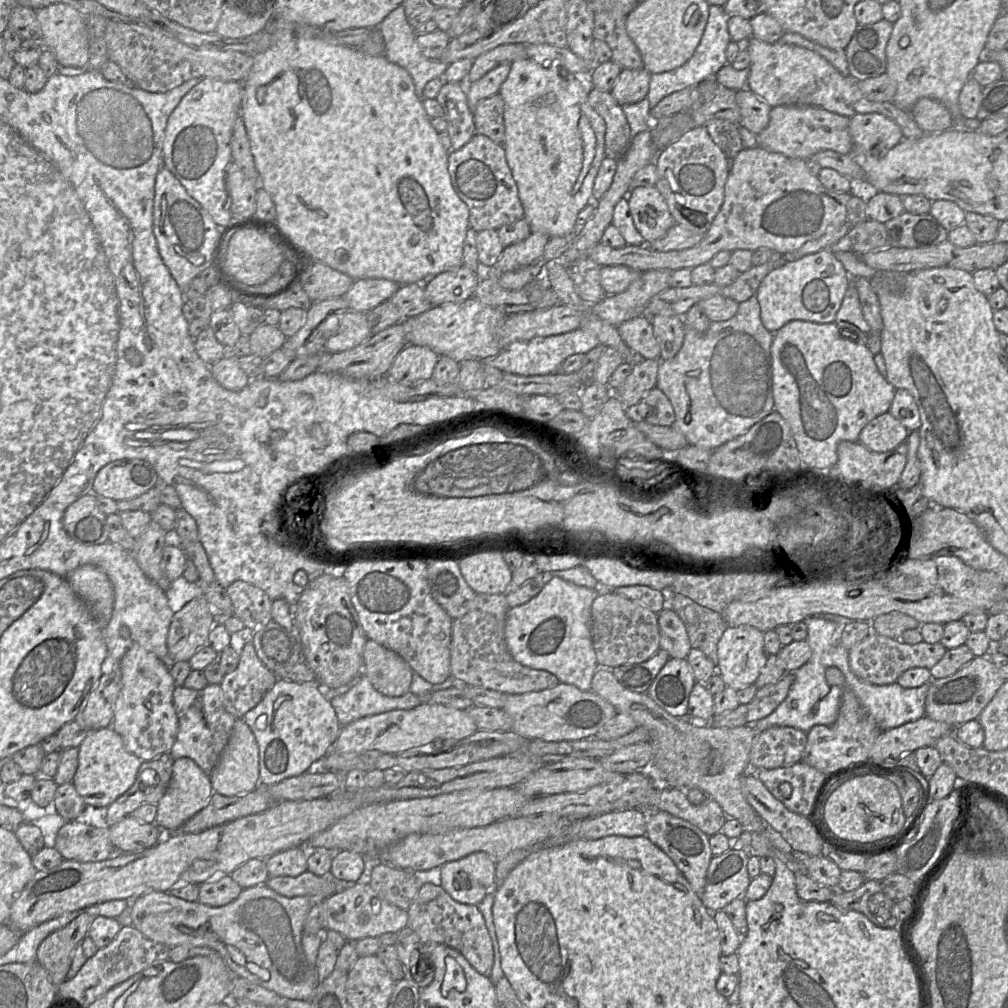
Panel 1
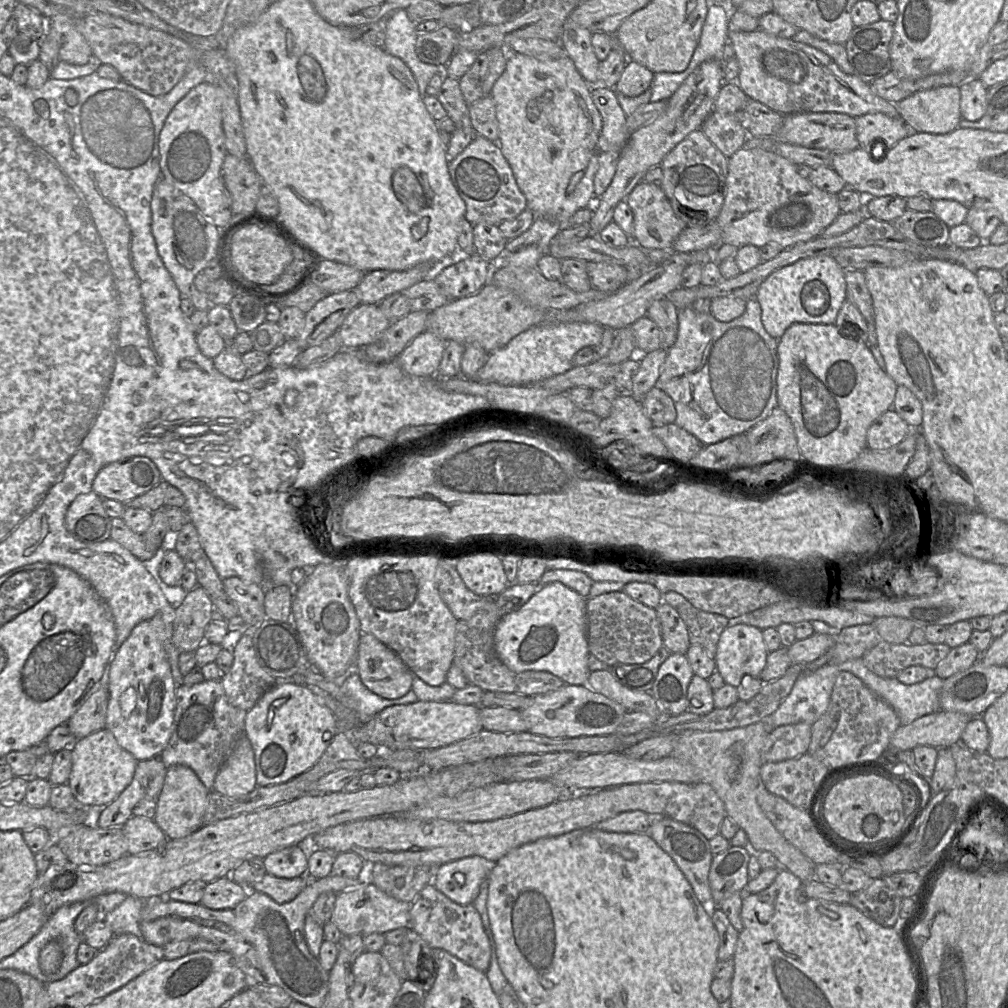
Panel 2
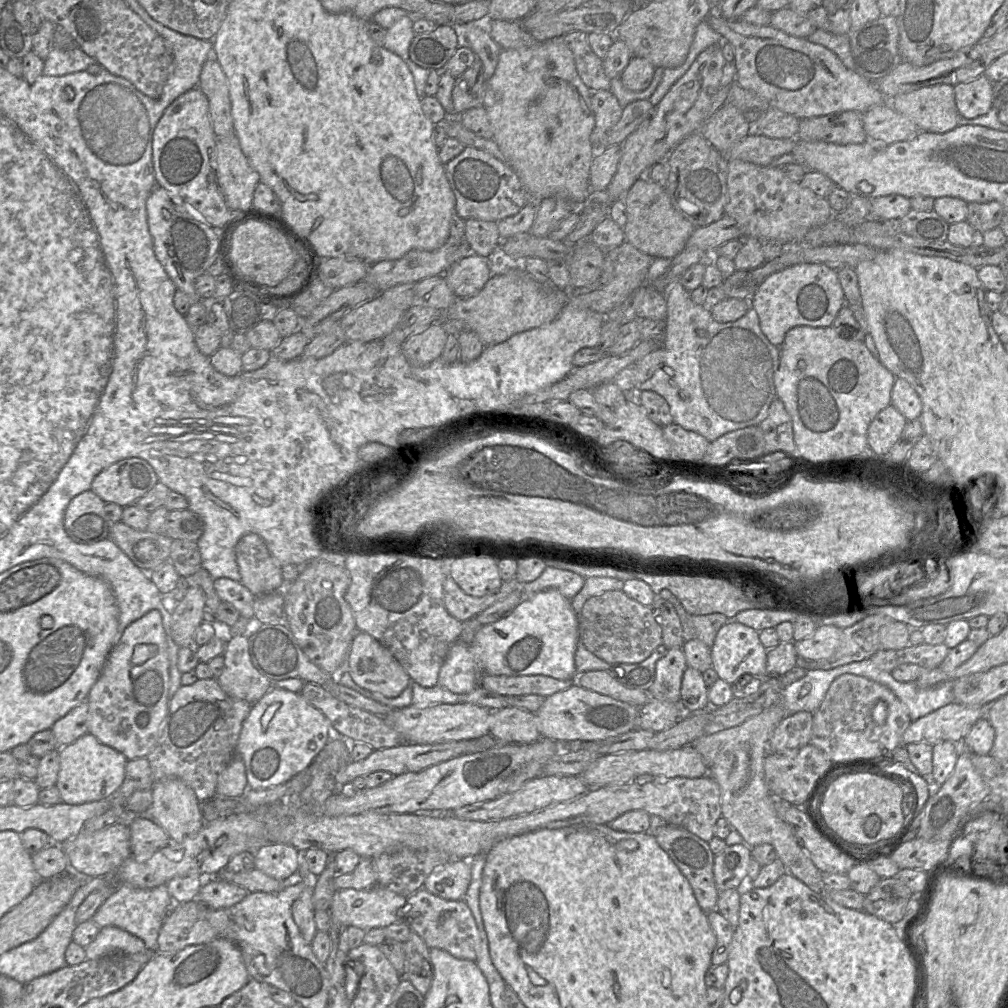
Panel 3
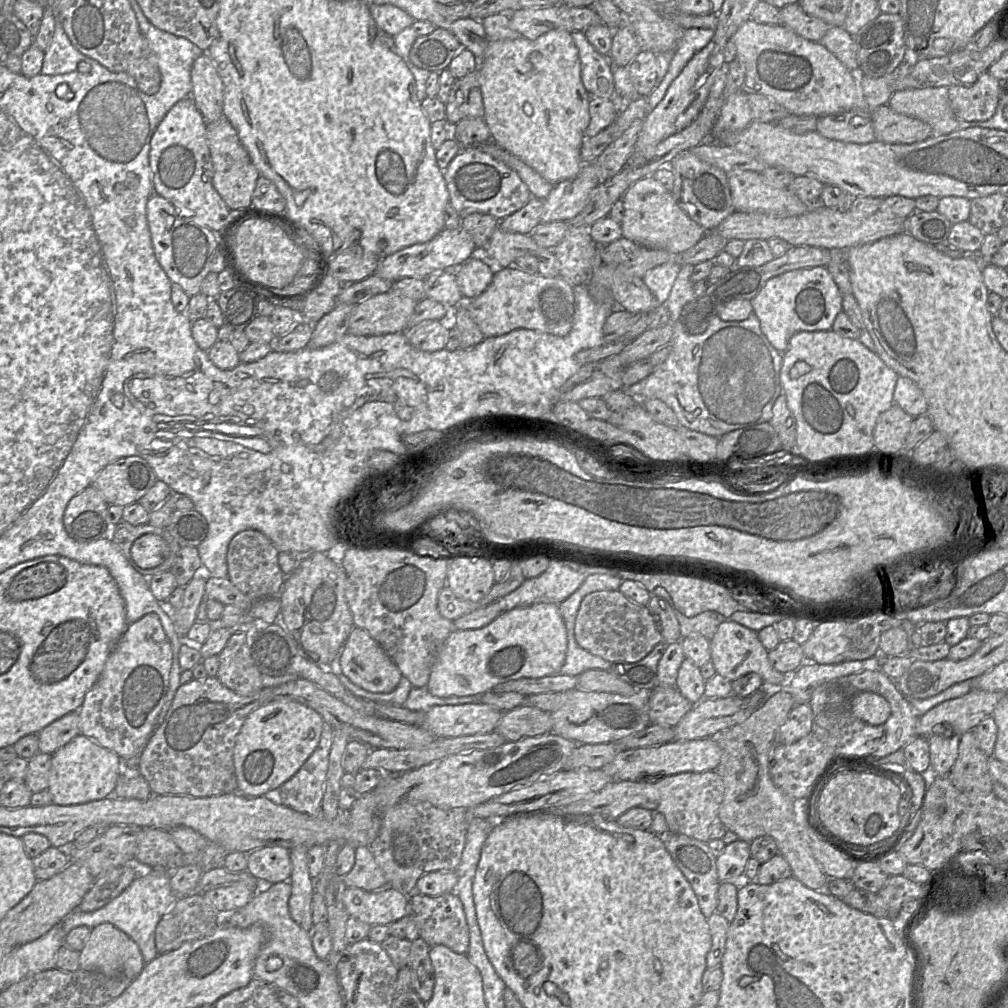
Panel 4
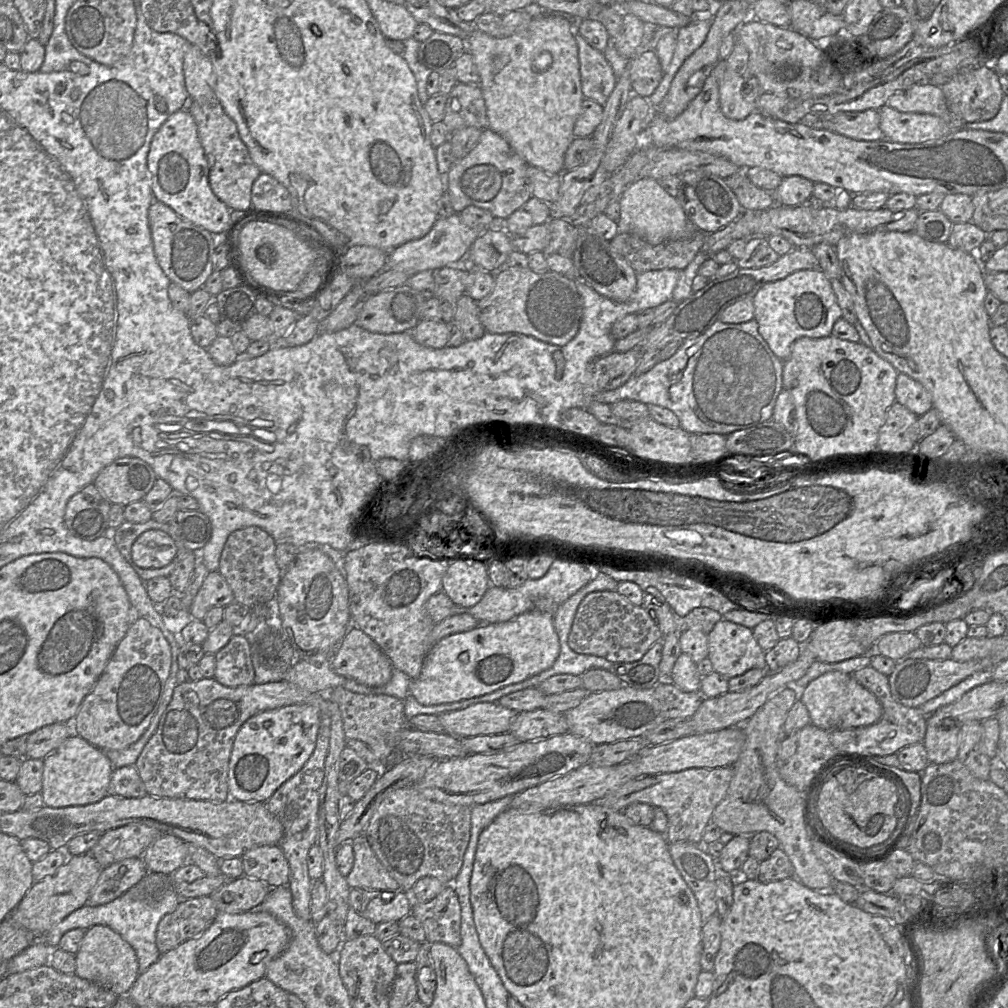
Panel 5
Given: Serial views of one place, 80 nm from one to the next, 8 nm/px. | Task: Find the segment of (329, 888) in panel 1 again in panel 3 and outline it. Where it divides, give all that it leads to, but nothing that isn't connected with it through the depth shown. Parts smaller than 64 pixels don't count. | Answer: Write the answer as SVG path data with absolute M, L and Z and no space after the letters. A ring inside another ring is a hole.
M226 869L220 871L216 877L225 882L243 887L248 893L265 892L278 893L288 885L305 881L299 873L295 873L284 881L267 876L258 869L247 872L233 873Z

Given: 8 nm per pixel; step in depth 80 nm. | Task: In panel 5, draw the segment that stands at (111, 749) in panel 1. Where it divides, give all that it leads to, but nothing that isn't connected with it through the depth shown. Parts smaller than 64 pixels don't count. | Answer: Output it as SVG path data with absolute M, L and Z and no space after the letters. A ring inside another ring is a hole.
M79 735L66 738L43 759L43 779L40 791L44 806L62 808L95 803L108 795L108 786L115 769L104 751Z

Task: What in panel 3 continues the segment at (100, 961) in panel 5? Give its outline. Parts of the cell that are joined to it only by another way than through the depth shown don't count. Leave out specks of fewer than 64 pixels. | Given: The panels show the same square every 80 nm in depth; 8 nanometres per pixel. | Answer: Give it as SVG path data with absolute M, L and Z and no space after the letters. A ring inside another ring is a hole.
M115 926L101 928L96 938L85 947L86 960L96 960L112 952L136 954L145 950L141 939Z

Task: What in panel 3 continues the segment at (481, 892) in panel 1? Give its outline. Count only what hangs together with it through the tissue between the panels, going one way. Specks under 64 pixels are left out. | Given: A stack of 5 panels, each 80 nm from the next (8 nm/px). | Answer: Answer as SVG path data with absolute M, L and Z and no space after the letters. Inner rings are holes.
M453 860L435 869L426 878L423 888L446 900L464 900L470 881L469 860Z

